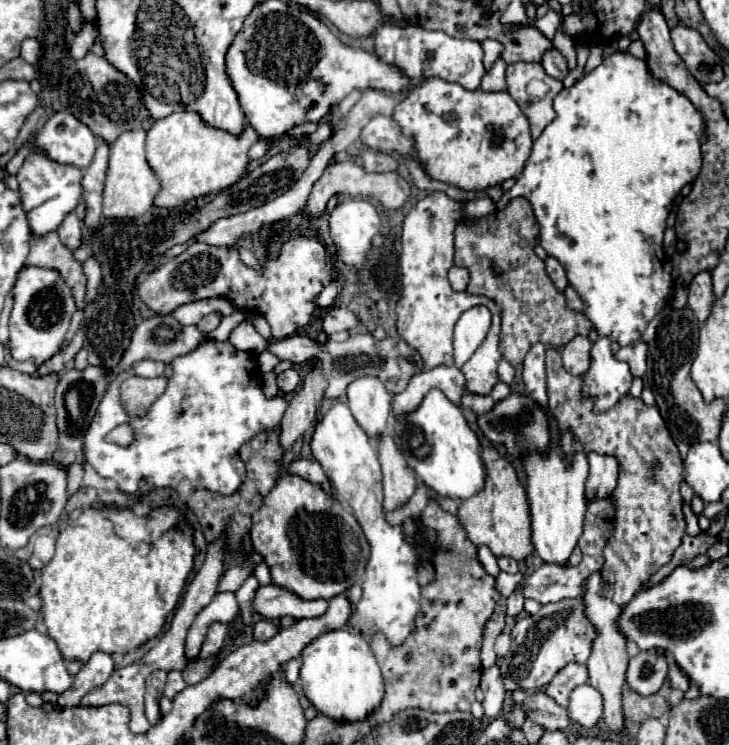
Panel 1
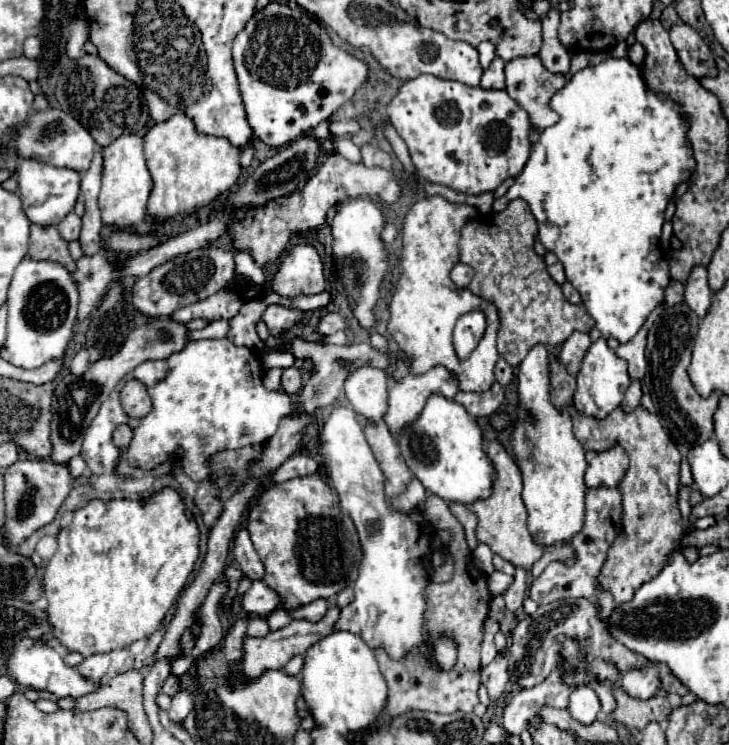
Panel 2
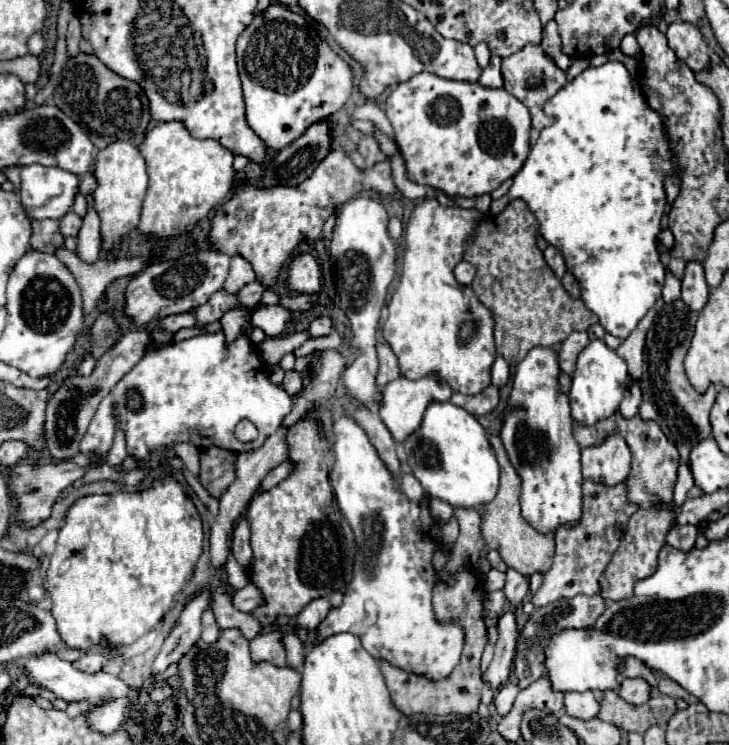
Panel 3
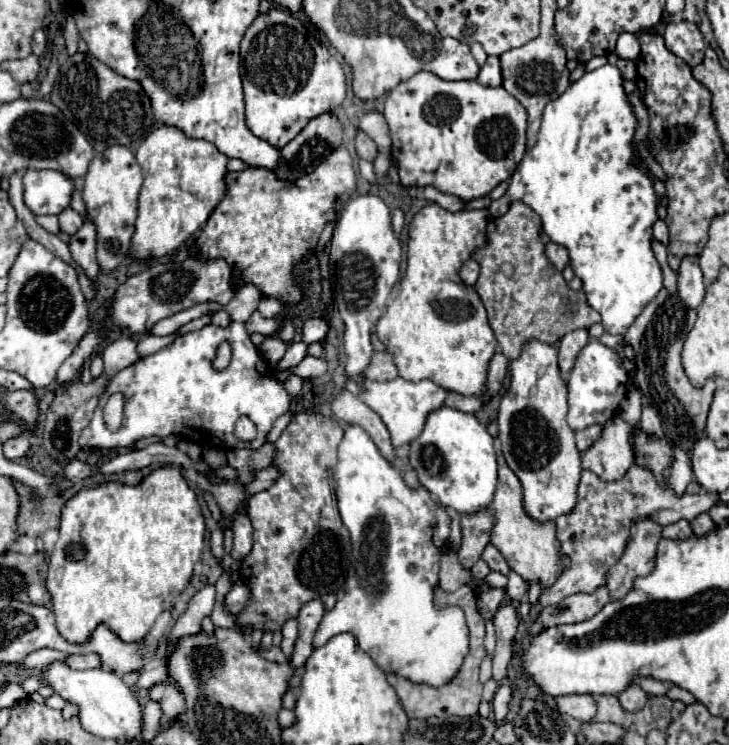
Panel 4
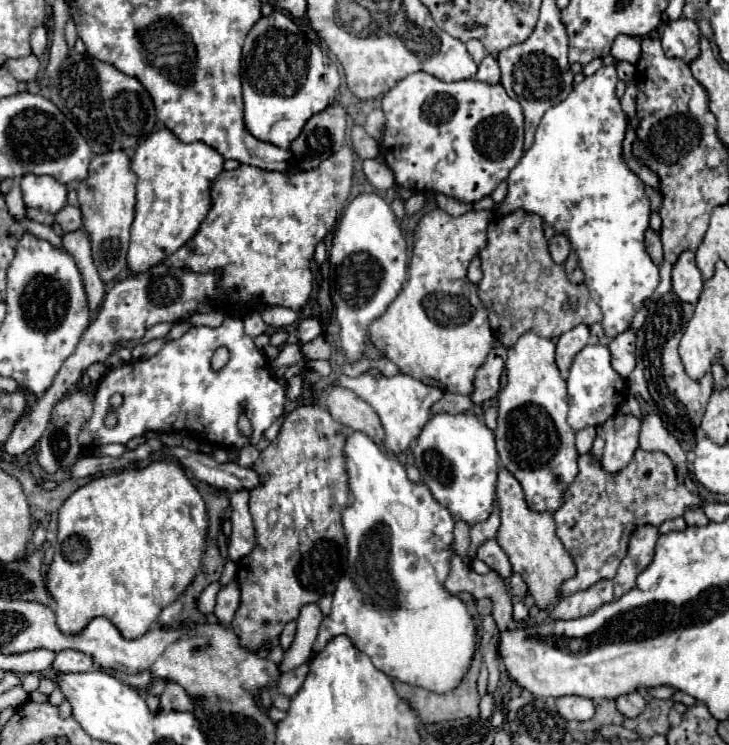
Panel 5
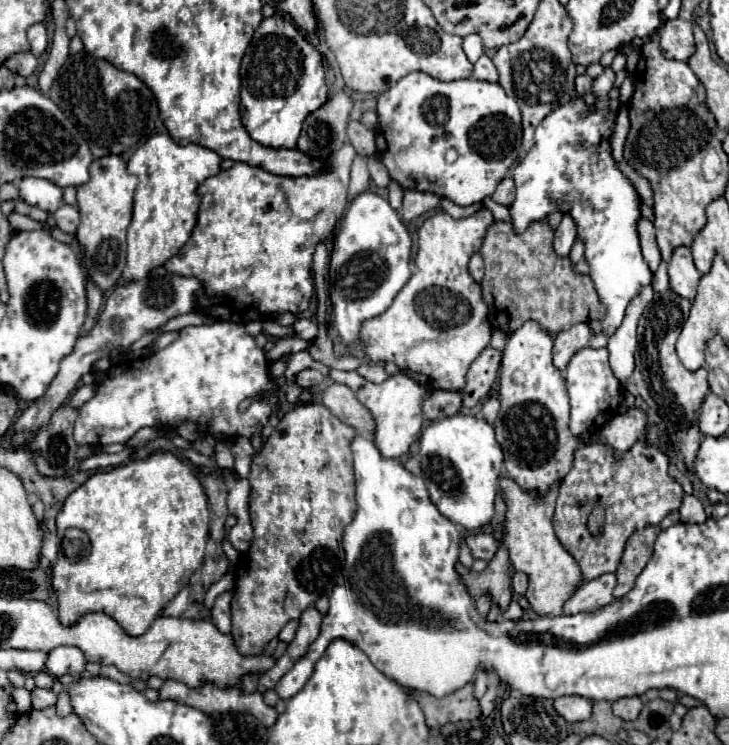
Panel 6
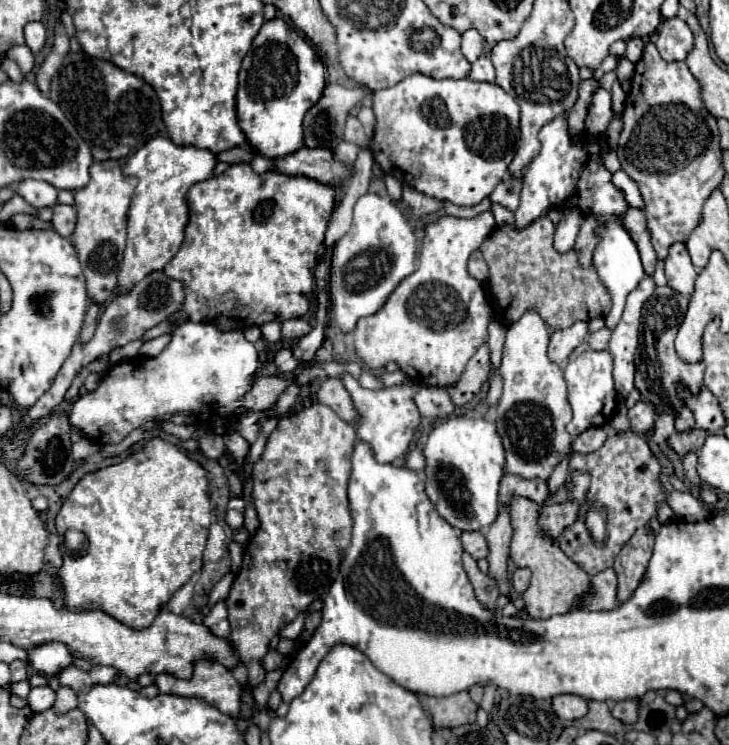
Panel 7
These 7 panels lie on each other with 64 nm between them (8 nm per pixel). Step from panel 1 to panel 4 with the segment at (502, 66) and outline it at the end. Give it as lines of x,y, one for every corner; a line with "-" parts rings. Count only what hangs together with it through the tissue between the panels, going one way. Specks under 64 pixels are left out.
488,56
488,60
484,62
484,66
480,68
480,74
478,74
476,80
480,84
486,84
486,86
500,86
502,84
498,56

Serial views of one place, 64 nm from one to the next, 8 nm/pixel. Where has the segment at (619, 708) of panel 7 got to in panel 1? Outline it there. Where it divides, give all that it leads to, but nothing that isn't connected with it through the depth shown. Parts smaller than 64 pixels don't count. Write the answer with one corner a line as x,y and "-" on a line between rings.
640,652
638,656
630,658
628,662
626,684
630,690
642,696
656,694
666,680
666,670
668,670
668,662
664,654

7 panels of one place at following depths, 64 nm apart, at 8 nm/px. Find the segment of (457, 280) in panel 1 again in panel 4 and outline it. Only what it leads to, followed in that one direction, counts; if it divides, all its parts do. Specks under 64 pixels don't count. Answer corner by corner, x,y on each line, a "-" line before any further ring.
470,258
470,260
462,266
462,270
460,270
460,278
462,278
466,284
470,284
470,286
476,284
478,274
480,274
480,266
478,266
478,262
476,262
474,258

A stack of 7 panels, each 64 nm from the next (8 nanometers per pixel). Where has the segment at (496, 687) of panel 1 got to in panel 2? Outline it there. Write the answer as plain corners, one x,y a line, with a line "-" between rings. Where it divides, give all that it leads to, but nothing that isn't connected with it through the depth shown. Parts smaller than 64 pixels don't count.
506,634
506,652
500,652
494,662
490,662
486,668
482,668
482,684
488,688
488,694
492,698
492,706
496,700
504,694
506,682
510,680
508,676
508,650
512,646
512,634

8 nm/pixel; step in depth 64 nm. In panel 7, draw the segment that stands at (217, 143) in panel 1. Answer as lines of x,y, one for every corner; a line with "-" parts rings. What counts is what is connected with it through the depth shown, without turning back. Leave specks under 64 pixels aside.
154,138
136,150
124,164
124,176
138,180
132,194
132,202
126,214
128,240
124,250
122,268
118,272
118,290
128,292
148,274
162,270
172,256
178,252
184,240
184,226
188,222
186,192
192,184
208,180
212,168
216,166
216,156
202,148
182,148
170,138

